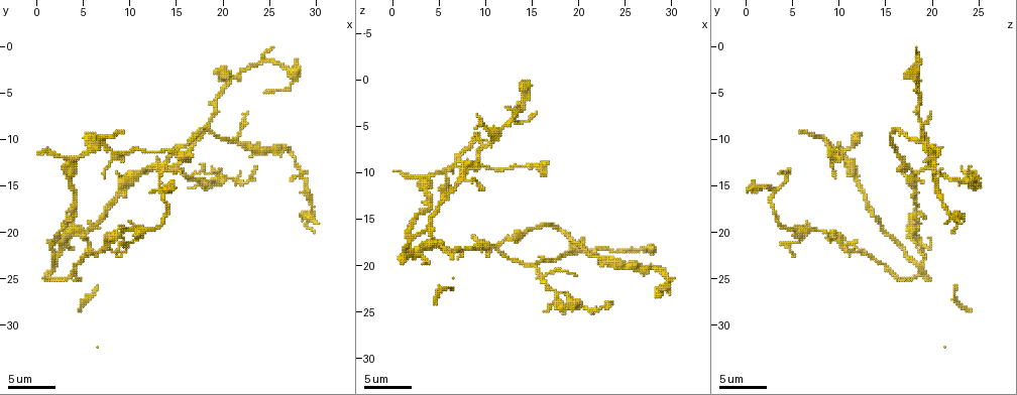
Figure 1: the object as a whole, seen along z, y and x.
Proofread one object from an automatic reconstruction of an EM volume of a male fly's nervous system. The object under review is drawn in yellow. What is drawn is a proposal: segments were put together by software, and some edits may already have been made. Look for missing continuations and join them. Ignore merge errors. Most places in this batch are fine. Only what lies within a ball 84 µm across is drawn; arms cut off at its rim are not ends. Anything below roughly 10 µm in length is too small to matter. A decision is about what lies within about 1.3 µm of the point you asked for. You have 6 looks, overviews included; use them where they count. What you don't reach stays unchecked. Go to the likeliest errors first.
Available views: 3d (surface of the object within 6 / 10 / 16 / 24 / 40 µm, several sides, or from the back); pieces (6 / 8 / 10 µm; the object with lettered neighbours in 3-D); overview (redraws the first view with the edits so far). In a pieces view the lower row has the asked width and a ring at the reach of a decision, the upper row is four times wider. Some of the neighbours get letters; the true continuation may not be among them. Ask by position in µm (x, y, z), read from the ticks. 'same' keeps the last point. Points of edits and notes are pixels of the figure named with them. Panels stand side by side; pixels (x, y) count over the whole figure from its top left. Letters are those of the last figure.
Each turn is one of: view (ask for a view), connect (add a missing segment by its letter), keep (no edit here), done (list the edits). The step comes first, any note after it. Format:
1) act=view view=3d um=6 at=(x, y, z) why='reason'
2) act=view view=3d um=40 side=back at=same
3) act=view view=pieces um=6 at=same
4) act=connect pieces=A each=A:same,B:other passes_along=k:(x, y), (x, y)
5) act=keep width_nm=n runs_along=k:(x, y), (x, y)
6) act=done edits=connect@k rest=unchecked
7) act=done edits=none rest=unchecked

act=view view=pieces um=6 at=(9.2, 9.0, 6.0) why='free end'

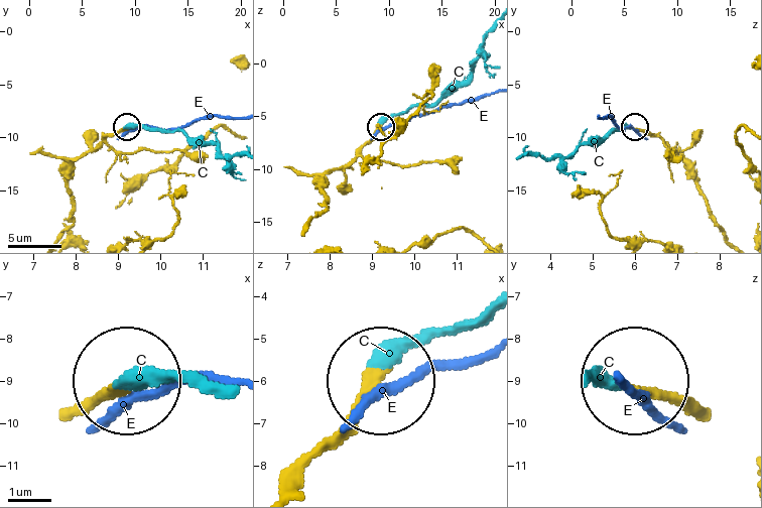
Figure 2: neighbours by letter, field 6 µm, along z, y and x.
act=connect pieces=C width_nm=230 each=C:same,E:other passes_along=2:(282, 486), (372, 374), (484, 324) found='the neuron continues'

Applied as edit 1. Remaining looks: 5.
act=view view=3d um=6 at=(0.4, 11.6, 9.8) why='tapers out'

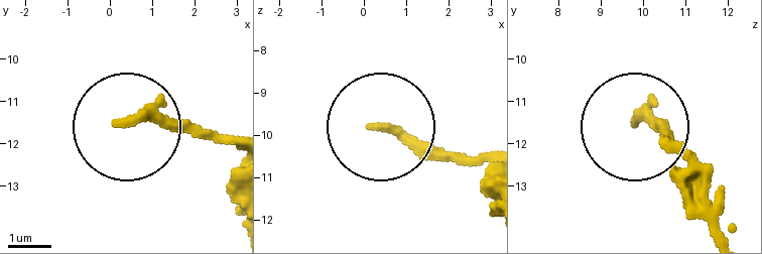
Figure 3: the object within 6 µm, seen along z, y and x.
act=view view=pieces um=6 at=(0.30, 11.45, 9.90) why='see the neighbours'

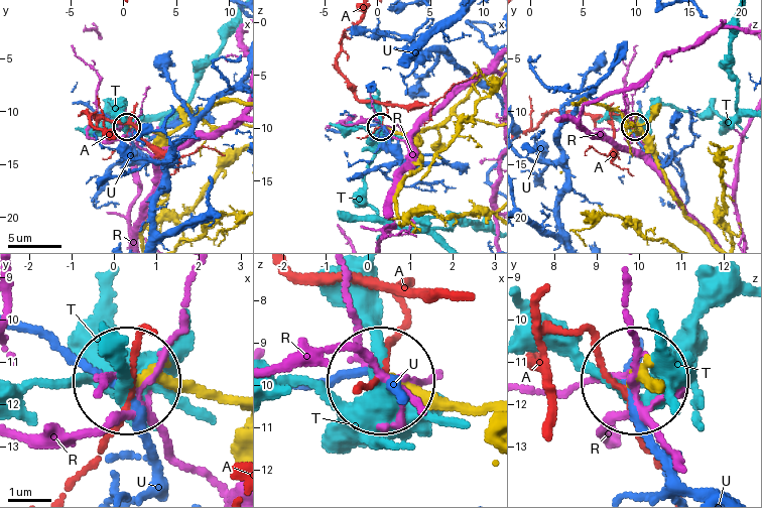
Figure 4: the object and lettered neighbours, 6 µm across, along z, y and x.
act=keep width_nm=200 each=A:other,R:other,T:other,U:other found='no lettered segment goes on from it'

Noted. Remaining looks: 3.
act=view view=pieces um=8 at=(6.0, 9.6, 12.2) why='free end'

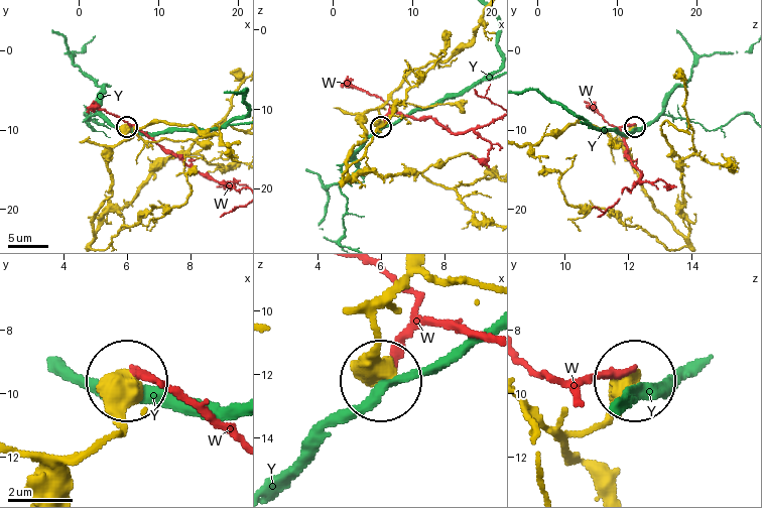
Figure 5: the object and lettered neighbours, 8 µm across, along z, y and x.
act=keep each=W:other,Y:other runs_along=5:(96, 236), (92, 218), (110, 194), (108, 153), (127, 127) found='no lettered segment goes on from it'

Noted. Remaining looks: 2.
act=done edits=connect@2 rest=unchecked

